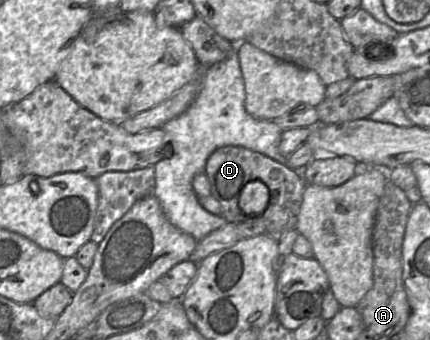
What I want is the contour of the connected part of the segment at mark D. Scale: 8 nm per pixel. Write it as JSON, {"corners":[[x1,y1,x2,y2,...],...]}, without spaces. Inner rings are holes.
{"corners":[[224,146,215,150,206,162,205,173,211,185,212,196,219,201,222,216,228,223,240,223,250,218,261,217,266,233,276,241,282,239,289,231,296,229,307,185,305,179,286,163,261,153,240,146],[253,180,260,180,270,190,270,200,264,213,258,216,246,215,239,207,239,198,243,188]]}

